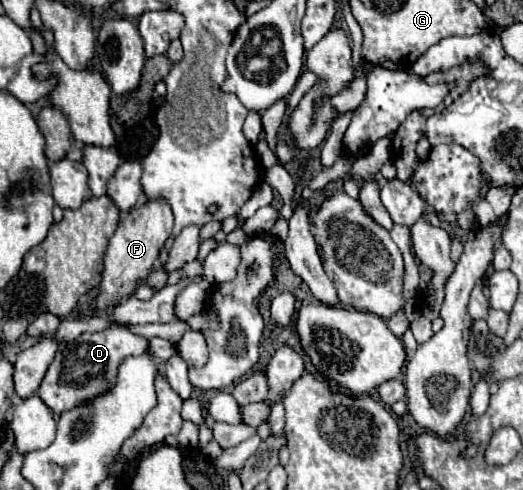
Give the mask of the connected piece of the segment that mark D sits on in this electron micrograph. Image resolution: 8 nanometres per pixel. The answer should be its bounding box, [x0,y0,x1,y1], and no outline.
[37,323,151,415]

